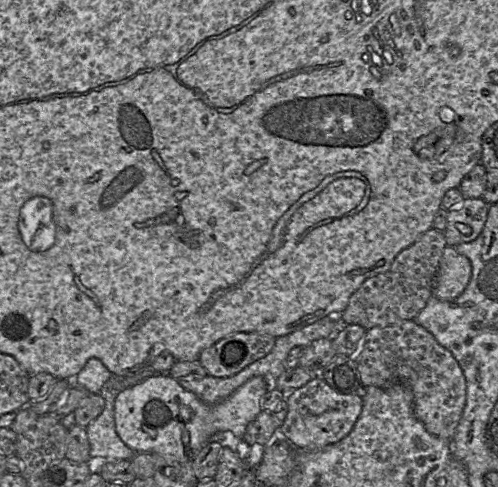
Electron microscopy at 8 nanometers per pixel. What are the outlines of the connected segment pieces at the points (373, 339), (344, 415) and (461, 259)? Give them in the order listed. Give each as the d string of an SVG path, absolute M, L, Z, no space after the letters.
M413 319L384 327L373 327L367 330L363 345L354 358L363 389L368 386L388 388L398 384L408 387L413 393L414 413L427 431L443 440L452 440L466 403L466 378L452 353L441 346L429 331Z
M316 377L286 394L288 413L280 425L279 435L297 450L318 450L339 442L353 429L361 411L361 394L343 394Z
M447 245L433 288L433 295L441 300L454 300L466 289L472 273L470 260Z

